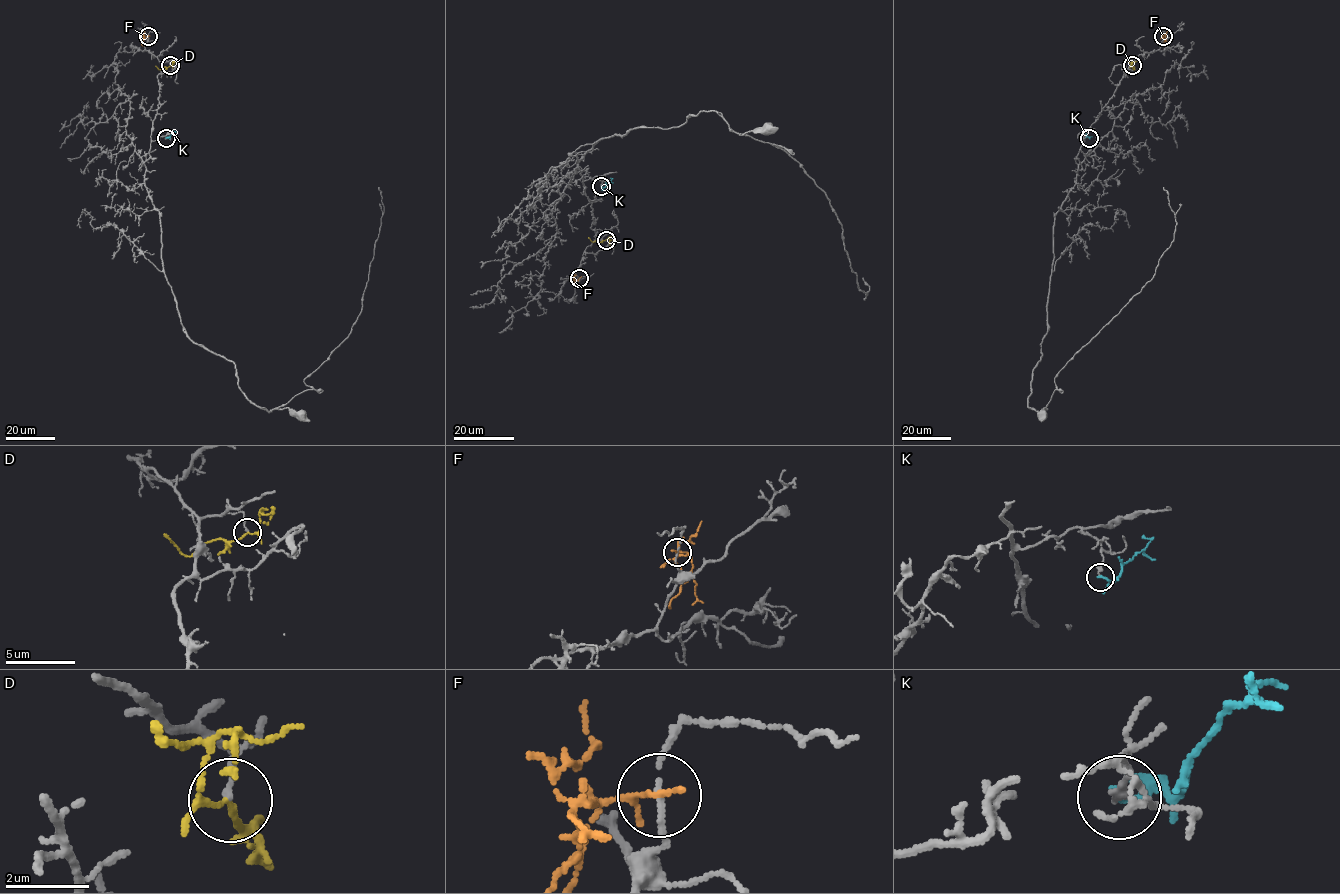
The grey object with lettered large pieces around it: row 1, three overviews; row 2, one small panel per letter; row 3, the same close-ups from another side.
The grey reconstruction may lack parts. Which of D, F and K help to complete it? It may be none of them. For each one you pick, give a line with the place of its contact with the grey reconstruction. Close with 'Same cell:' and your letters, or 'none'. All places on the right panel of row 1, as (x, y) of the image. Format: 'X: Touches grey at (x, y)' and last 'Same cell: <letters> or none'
Same cell: none

